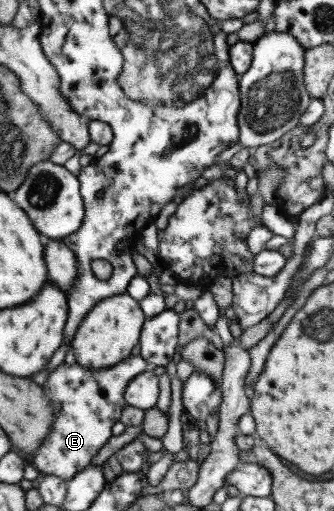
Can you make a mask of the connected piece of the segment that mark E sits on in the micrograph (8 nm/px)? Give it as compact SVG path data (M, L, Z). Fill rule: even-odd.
M140 355L128 357L99 373L79 363L68 364L66 361L52 371L42 387L54 407L56 420L52 432L32 457L32 465L41 476L56 475L72 480L80 471L91 466L101 448L113 437L113 425L120 421L128 405L124 395L129 383L151 367Z

